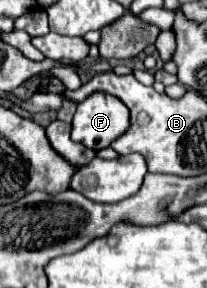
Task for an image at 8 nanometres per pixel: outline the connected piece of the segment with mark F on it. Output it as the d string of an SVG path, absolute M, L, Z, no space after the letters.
M93 92L77 106L71 138L91 150L103 150L127 128L129 108L107 92Z

